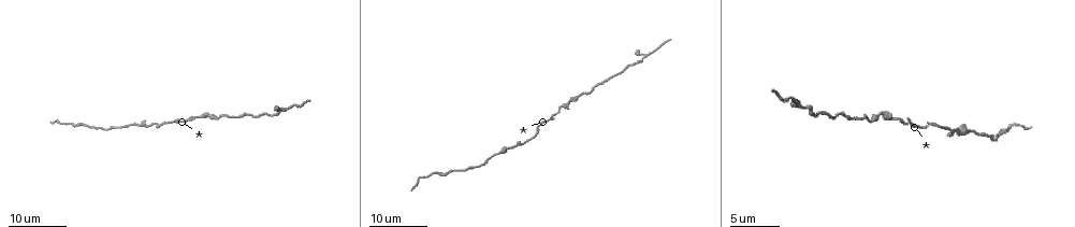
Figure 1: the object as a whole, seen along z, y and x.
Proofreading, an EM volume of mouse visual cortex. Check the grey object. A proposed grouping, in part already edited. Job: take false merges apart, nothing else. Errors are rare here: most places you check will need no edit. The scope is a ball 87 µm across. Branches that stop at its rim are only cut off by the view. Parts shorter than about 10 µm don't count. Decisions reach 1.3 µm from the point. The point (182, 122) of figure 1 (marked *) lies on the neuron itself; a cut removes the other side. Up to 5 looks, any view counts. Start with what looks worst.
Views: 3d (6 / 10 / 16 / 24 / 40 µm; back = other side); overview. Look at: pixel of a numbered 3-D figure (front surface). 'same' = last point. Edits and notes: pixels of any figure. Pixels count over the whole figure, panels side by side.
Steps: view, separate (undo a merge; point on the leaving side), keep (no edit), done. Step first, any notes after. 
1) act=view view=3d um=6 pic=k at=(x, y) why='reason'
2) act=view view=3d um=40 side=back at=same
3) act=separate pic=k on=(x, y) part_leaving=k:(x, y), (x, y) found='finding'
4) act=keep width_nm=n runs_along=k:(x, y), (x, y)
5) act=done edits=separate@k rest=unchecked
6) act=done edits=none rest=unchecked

act=view view=3d um=16 pic=1 at=(569, 103) why='narrows sharply'

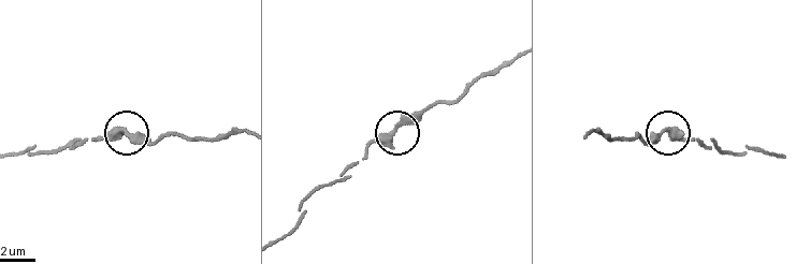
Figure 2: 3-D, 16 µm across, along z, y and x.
act=view view=3d um=10 pic=2 at=(395, 128) why='zoom in'

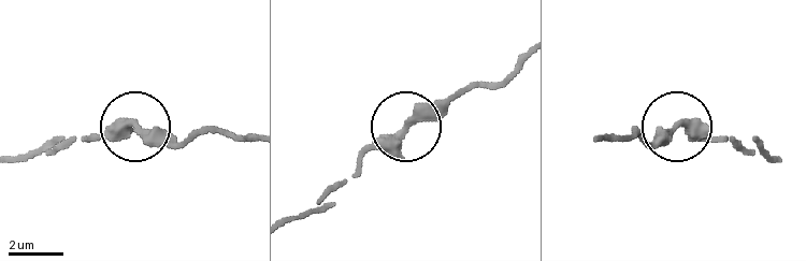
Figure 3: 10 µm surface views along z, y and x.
act=keep found='all the same neuron'

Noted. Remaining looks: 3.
act=view view=3d um=16 pic=1 at=(136, 124)

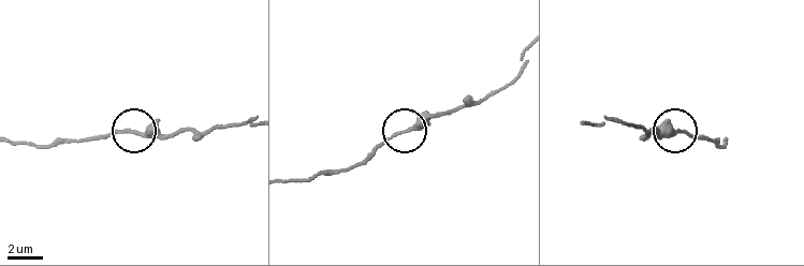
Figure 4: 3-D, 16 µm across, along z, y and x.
act=view view=3d um=10 pic=4 at=(136, 132)

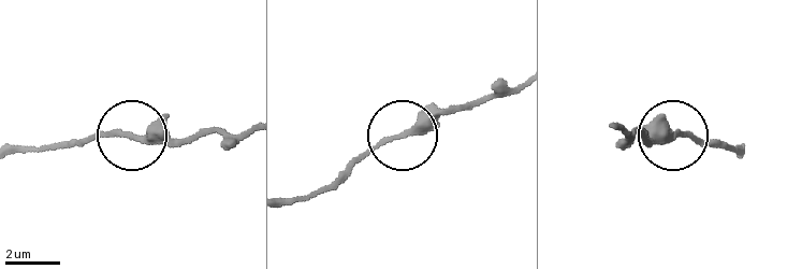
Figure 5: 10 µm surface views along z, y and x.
act=keep width_nm=260 runs_along=5:(518, 85), (427, 113), (372, 145), (347, 171) found='all the same neuron'

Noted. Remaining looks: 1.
act=done edits=none rest=unchecked

